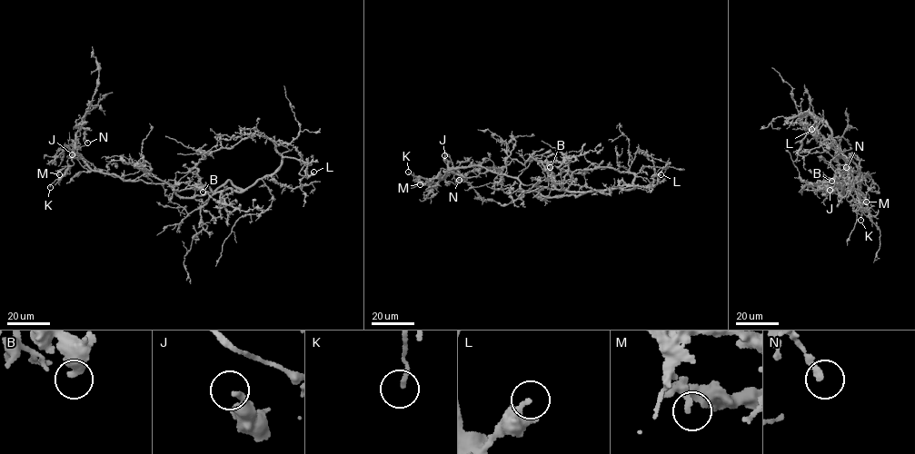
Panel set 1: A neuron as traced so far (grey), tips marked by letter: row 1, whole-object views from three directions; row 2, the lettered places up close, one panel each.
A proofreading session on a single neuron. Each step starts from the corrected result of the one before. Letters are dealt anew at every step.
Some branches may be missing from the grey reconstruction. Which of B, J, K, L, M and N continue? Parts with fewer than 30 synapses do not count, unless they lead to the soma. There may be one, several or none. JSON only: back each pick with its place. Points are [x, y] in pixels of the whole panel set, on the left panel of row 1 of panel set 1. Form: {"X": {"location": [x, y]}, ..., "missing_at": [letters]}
{"missing_at": []}

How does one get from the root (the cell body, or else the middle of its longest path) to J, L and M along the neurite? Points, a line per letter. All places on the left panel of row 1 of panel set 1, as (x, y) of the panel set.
J: (174, 190), (169, 183), (123, 180), (113, 174), (94, 172), (82, 158), (72, 154)
L: (174, 190), (194, 197), (229, 181), (248, 189), (271, 176), (283, 157), (306, 162), (308, 174), (313, 172)
M: (174, 190), (169, 183), (124, 180), (105, 170), (88, 170), (74, 156), (73, 164), (60, 169), (59, 174)

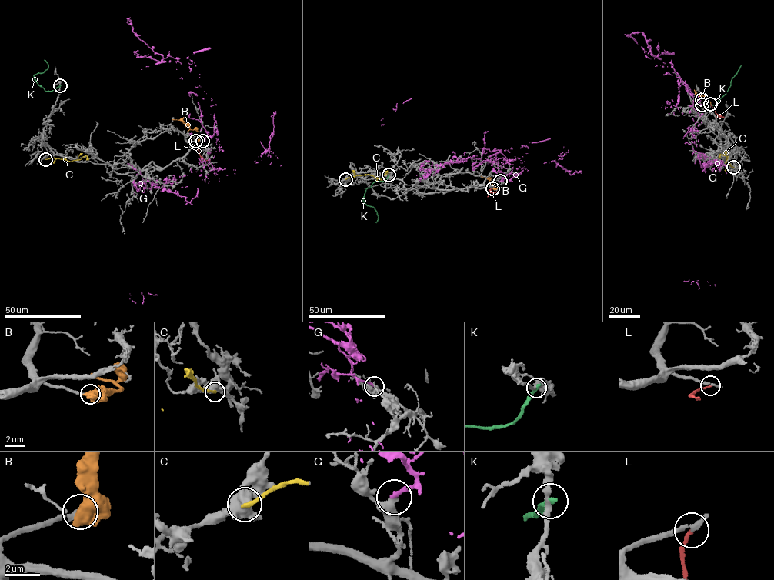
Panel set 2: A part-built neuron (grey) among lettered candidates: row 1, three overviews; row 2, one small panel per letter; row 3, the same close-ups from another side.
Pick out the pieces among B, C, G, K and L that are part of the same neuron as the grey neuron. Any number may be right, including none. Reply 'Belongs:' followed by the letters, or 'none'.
Belongs: none

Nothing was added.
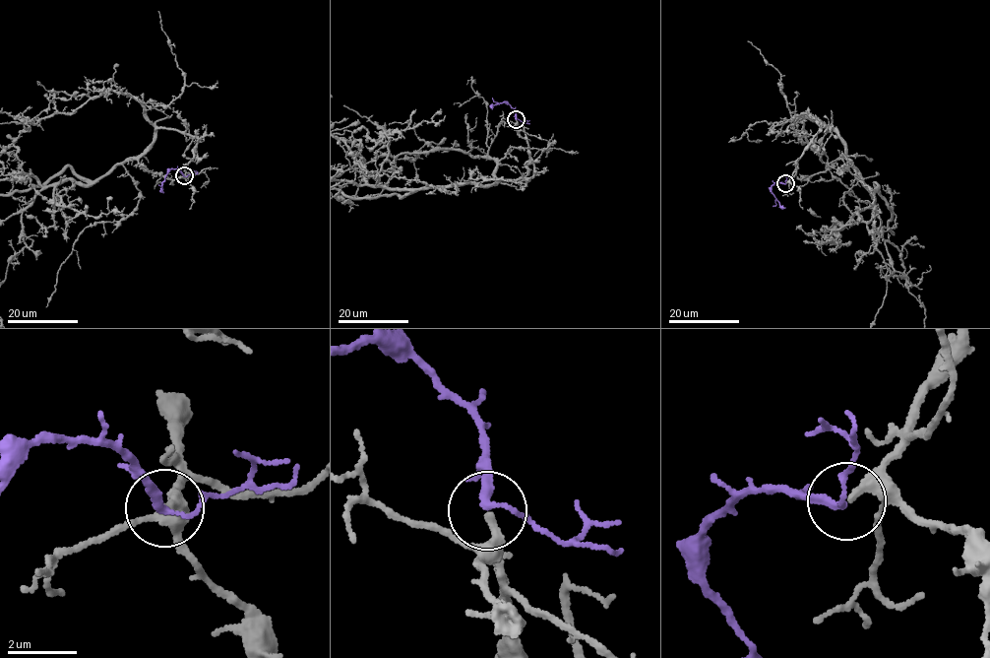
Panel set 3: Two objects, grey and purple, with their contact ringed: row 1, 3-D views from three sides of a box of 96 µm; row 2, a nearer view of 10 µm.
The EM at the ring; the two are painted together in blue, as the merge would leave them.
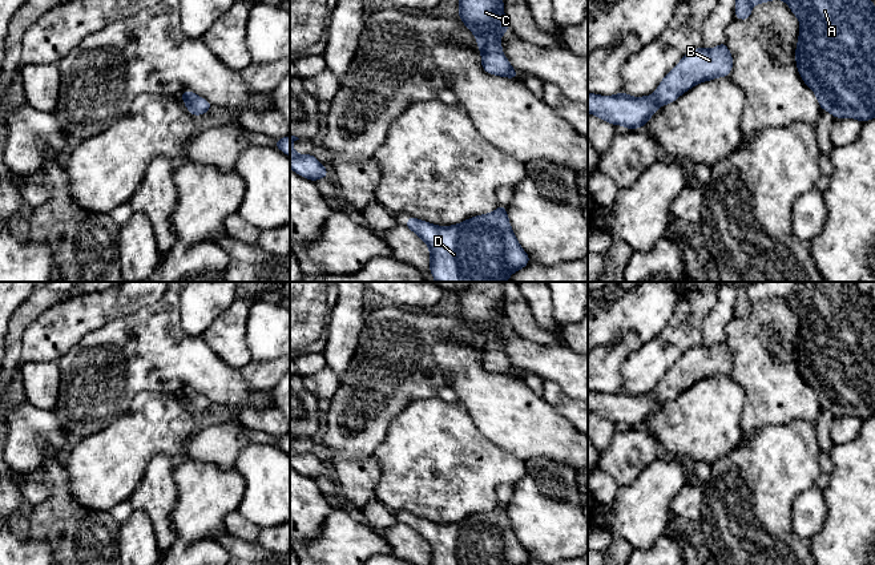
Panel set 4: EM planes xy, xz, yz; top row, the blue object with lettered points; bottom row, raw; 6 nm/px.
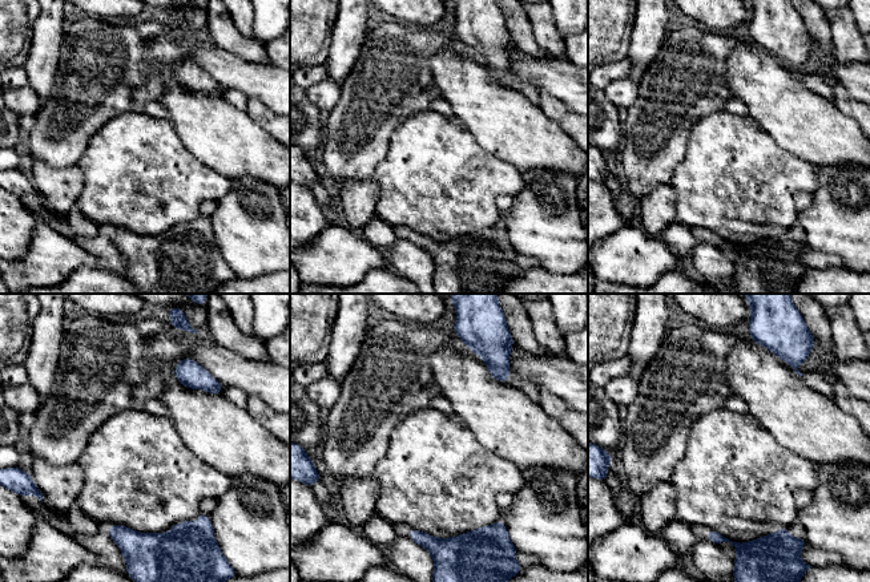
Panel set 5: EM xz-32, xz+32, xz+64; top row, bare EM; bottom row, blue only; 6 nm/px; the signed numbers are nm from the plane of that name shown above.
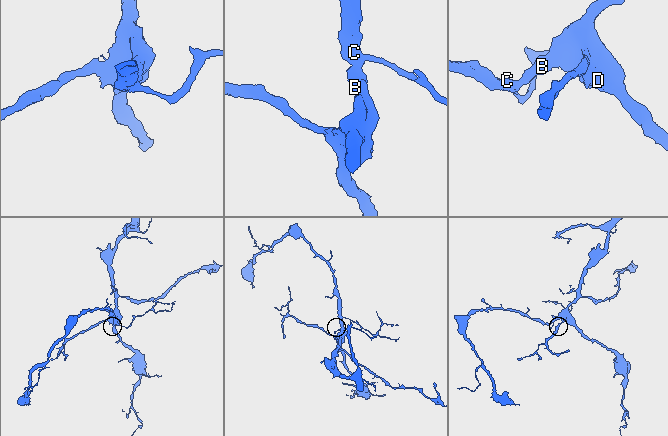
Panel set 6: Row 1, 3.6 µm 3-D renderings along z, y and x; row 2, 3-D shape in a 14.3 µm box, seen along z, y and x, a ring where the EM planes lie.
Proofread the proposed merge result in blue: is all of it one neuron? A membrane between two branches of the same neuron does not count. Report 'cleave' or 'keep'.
keep

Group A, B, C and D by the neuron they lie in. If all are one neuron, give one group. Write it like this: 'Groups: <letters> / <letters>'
Groups: A B C D

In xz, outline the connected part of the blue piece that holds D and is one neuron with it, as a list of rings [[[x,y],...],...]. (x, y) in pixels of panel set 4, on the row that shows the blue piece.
[[[505,206],[459,225],[443,227],[410,217],[406,226],[430,247],[430,270],[436,282],[507,282],[531,259],[512,231]]]

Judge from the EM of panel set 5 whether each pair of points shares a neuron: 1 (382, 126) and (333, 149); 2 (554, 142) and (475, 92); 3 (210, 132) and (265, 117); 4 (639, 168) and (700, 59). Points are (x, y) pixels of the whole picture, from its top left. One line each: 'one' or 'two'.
1: one
2: one
3: two
4: one

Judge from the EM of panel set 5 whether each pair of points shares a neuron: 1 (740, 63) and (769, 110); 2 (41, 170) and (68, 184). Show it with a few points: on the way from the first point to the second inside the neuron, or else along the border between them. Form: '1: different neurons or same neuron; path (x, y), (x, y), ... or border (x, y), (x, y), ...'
1: same neuron; path (752, 75), (769, 92), (769, 98)
2: same neuron; path (48, 177), (55, 184), (61, 184)

